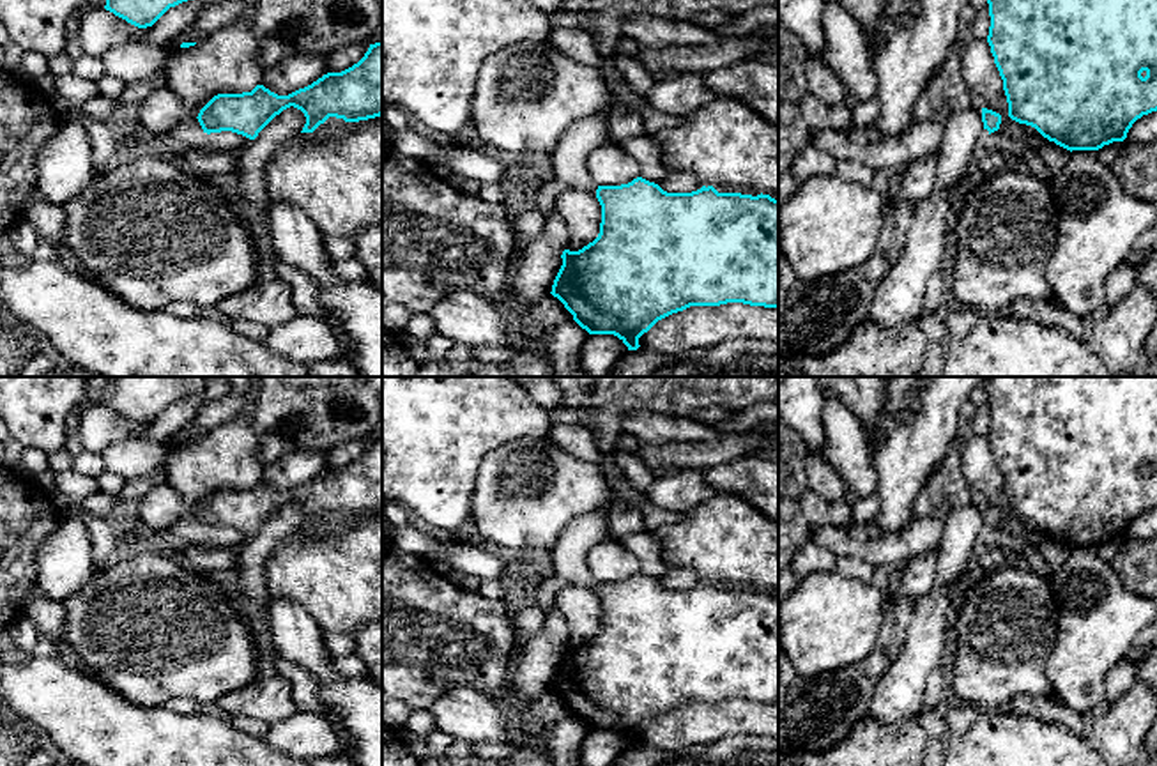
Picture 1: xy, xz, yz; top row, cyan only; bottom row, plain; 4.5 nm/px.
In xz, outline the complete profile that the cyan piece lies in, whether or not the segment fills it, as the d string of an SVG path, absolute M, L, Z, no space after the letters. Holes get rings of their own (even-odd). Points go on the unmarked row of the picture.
M642 573L621 582L598 582L596 594L601 601L600 630L578 647L563 647L550 688L589 731L614 731L628 747L637 747L639 734L658 716L690 702L743 699L778 704L778 596L762 589L718 589L713 582L667 589Z

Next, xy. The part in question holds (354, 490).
M382 437L370 440L364 453L352 463L341 469L327 469L311 481L299 485L288 492L278 492L257 481L251 488L218 490L198 509L198 518L203 529L232 527L255 536L258 529L283 506L297 504L304 509L306 520L301 529L313 529L329 513L343 515L345 518L359 518L382 511Z

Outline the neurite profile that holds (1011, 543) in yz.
M984 525L980 534L982 538L987 538L991 545L1000 547L1003 552L1007 552L1008 557L1015 563L1021 563L1023 550L1030 543L1026 538L1010 534L1000 527L989 529Z

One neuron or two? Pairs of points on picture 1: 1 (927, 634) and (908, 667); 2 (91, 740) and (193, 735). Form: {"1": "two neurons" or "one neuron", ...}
{"1": "one neuron", "2": "one neuron"}

